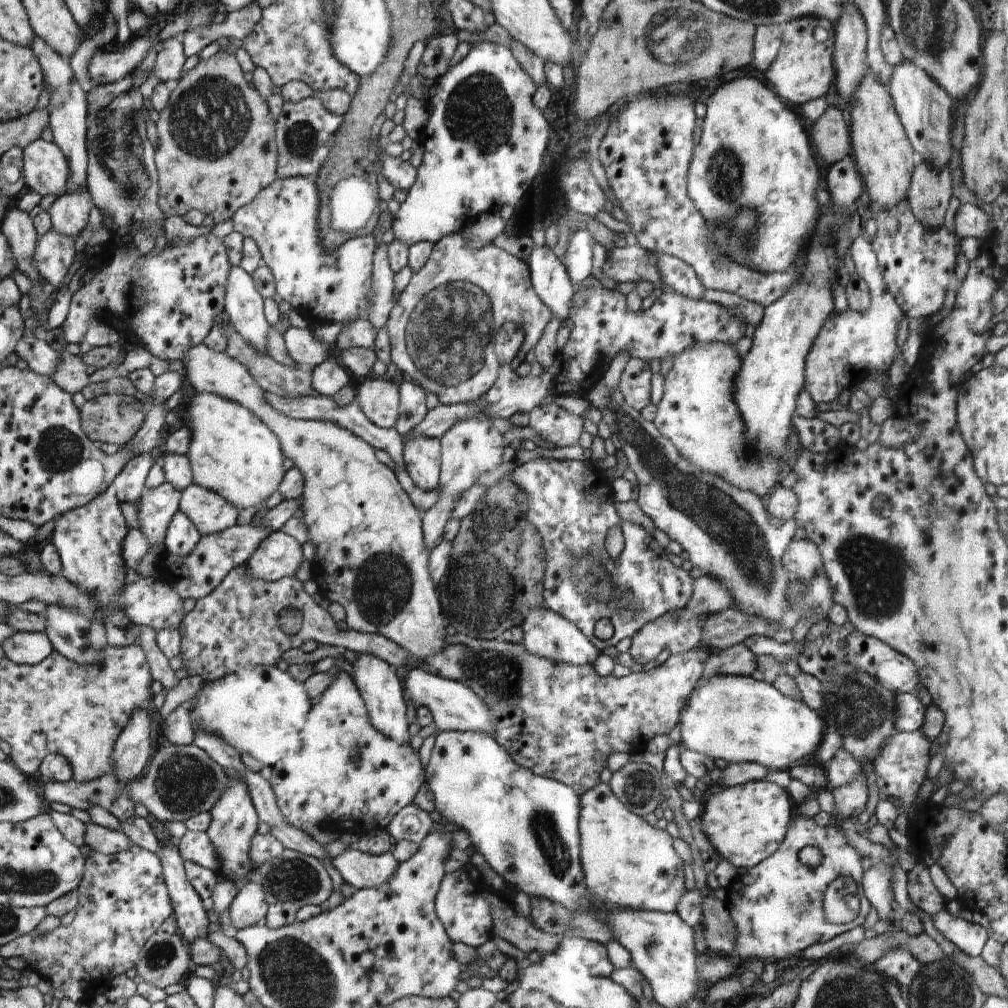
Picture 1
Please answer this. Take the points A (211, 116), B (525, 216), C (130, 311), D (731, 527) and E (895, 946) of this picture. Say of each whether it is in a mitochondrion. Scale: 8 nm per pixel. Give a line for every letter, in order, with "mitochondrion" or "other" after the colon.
A: mitochondrion
B: other
C: other
D: mitochondrion
E: other

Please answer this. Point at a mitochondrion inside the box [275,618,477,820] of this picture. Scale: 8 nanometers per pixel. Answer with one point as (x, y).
(355, 757)

